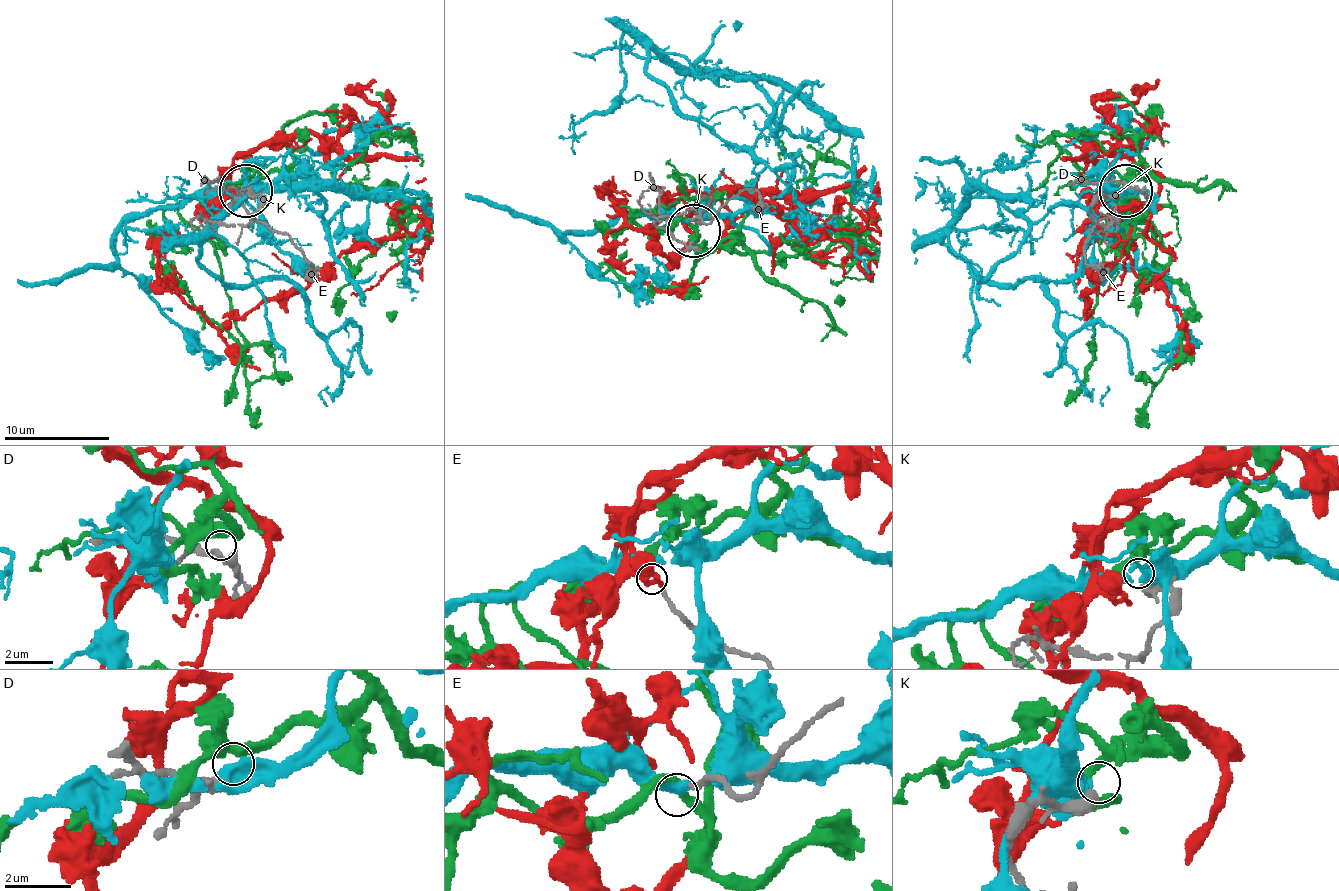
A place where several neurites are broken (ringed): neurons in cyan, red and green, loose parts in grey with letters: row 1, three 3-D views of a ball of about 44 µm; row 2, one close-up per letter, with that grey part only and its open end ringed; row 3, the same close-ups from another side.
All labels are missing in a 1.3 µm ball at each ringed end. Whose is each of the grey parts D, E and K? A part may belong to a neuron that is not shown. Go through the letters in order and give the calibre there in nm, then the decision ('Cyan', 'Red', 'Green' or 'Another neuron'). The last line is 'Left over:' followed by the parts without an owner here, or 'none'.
D: Thickness 300 nm. Another neuron
E: Thickness 170 nm. Green
K: Thickness 420 nm. Another neuron
Left over: D, K

